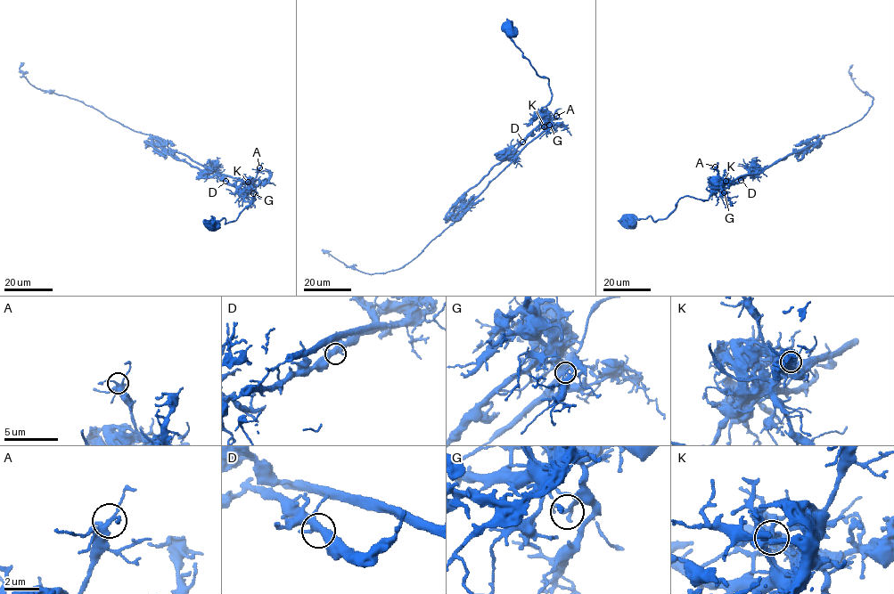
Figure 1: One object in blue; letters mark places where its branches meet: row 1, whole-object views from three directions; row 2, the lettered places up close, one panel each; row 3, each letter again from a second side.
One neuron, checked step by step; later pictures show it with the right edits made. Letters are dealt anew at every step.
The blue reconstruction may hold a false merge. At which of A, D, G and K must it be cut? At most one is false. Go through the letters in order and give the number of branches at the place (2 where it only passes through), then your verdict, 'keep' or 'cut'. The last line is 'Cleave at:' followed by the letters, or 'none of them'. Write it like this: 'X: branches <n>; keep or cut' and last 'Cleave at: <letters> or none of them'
A: branches 4; keep
D: branches 4; keep
G: branches 4; keep
K: branches 5; cut
Cleave at: K

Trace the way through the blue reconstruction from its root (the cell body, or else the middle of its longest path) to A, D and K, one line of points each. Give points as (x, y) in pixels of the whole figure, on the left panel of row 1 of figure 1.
A: (215, 223), (213, 221), (224, 217), (225, 223), (233, 221), (255, 200), (244, 198), (259, 167)
D: (215, 223), (213, 221), (224, 217), (225, 223), (233, 221), (255, 199), (245, 201), (247, 191), (225, 181)
K: (215, 223), (213, 221), (224, 217), (225, 223), (233, 221), (255, 200), (244, 200), (247, 182)

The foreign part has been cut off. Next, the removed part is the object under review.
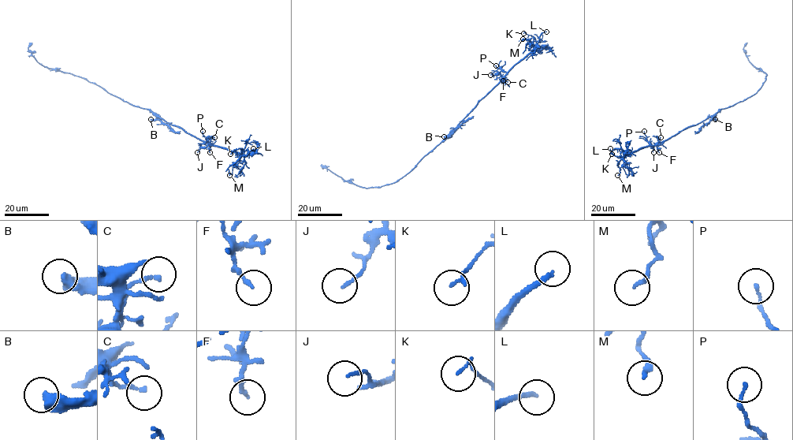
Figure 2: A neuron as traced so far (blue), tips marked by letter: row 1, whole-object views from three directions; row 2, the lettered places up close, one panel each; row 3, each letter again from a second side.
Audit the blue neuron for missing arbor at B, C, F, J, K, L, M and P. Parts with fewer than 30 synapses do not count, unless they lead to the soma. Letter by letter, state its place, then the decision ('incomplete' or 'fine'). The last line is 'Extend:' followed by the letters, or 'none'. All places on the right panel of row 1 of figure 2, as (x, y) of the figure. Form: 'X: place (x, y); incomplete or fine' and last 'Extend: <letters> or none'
B: place (715, 119); fine
C: place (660, 137); fine
F: place (659, 152); fine
J: place (653, 152); fine
K: place (612, 154); fine
L: place (610, 148); incomplete
M: place (617, 175); fine
P: place (644, 131); fine
Extend: L

